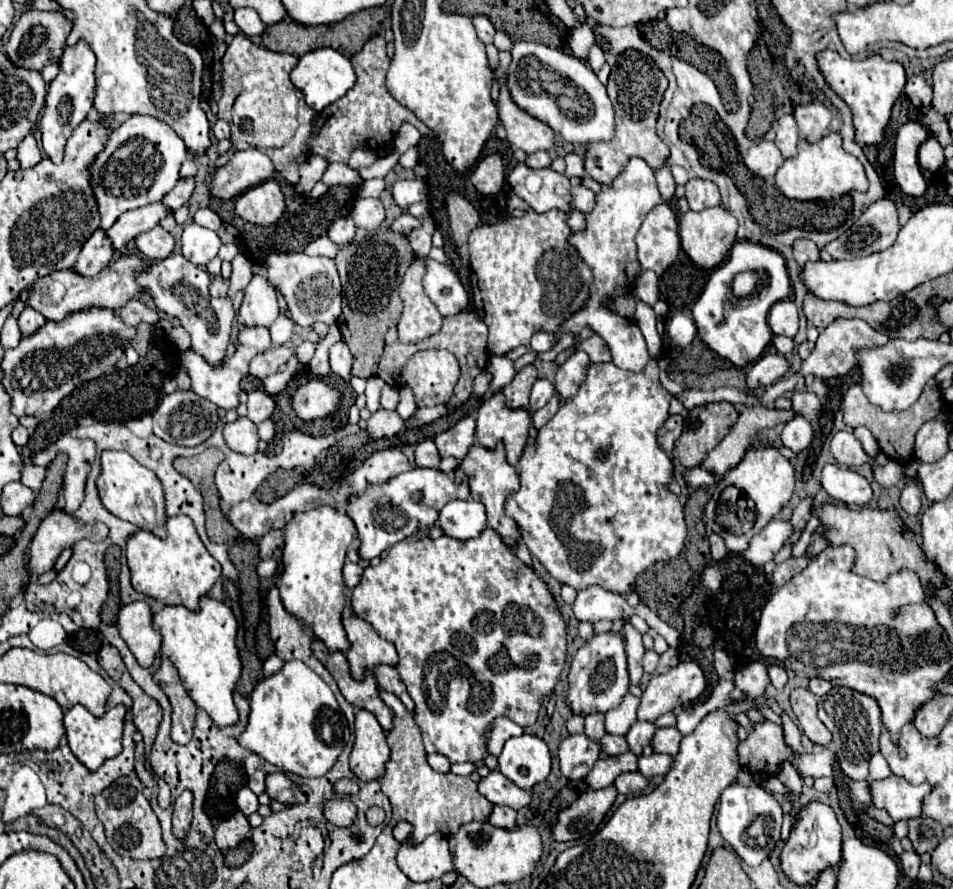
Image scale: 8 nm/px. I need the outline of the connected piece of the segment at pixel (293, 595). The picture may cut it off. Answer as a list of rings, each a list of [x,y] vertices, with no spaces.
[[[329,505],[295,513],[295,517],[283,529],[285,545],[279,585],[281,601],[289,613],[303,621],[315,633],[315,637],[319,637],[327,645],[329,651],[349,649],[349,641],[341,625],[341,611],[345,607],[345,583],[341,569],[355,531],[355,523],[345,513],[339,513]]]

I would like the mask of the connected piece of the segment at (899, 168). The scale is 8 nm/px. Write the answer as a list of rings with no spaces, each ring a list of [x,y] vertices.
[[[905,123],[897,131],[895,139],[895,153],[893,153],[893,171],[895,181],[901,189],[927,189],[925,179],[921,175],[917,151],[921,143],[925,143],[929,131],[921,123]]]

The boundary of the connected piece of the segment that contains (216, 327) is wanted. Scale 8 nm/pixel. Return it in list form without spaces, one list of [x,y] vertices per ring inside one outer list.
[[[171,253],[163,261],[153,261],[147,265],[143,273],[139,273],[139,287],[147,293],[157,309],[167,317],[177,317],[181,325],[191,335],[191,349],[203,355],[209,363],[217,365],[225,359],[225,349],[230,342],[231,323],[235,311],[231,307],[231,299],[213,299],[209,295],[209,273],[193,263],[189,263],[183,255]]]

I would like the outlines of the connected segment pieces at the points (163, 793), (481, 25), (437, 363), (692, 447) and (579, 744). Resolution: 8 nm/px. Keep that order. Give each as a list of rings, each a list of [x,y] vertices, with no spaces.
[[[163,779],[157,781],[157,787],[159,787],[159,793],[157,793],[157,801],[159,801],[159,807],[169,807],[171,805],[171,793],[169,793],[169,787]]]
[[[475,15],[475,17],[471,17],[471,21],[473,21],[473,25],[475,25],[475,31],[477,31],[479,39],[481,39],[485,45],[487,45],[487,43],[493,43],[495,27],[493,27],[493,23],[489,21],[487,15]]]
[[[445,349],[417,351],[403,369],[405,385],[413,389],[417,407],[447,403],[459,379],[459,363]]]
[[[707,403],[707,405],[697,405],[687,411],[685,421],[683,421],[683,433],[675,441],[675,447],[673,447],[673,475],[667,485],[675,495],[681,495],[685,489],[683,473],[691,467],[701,465],[707,451],[713,449],[725,437],[725,433],[735,423],[735,419],[737,419],[737,409],[731,403]]]
[[[583,733],[569,735],[559,745],[561,773],[567,779],[583,779],[591,771],[593,763],[599,759],[599,753],[601,753],[601,747],[597,741],[587,739]]]

